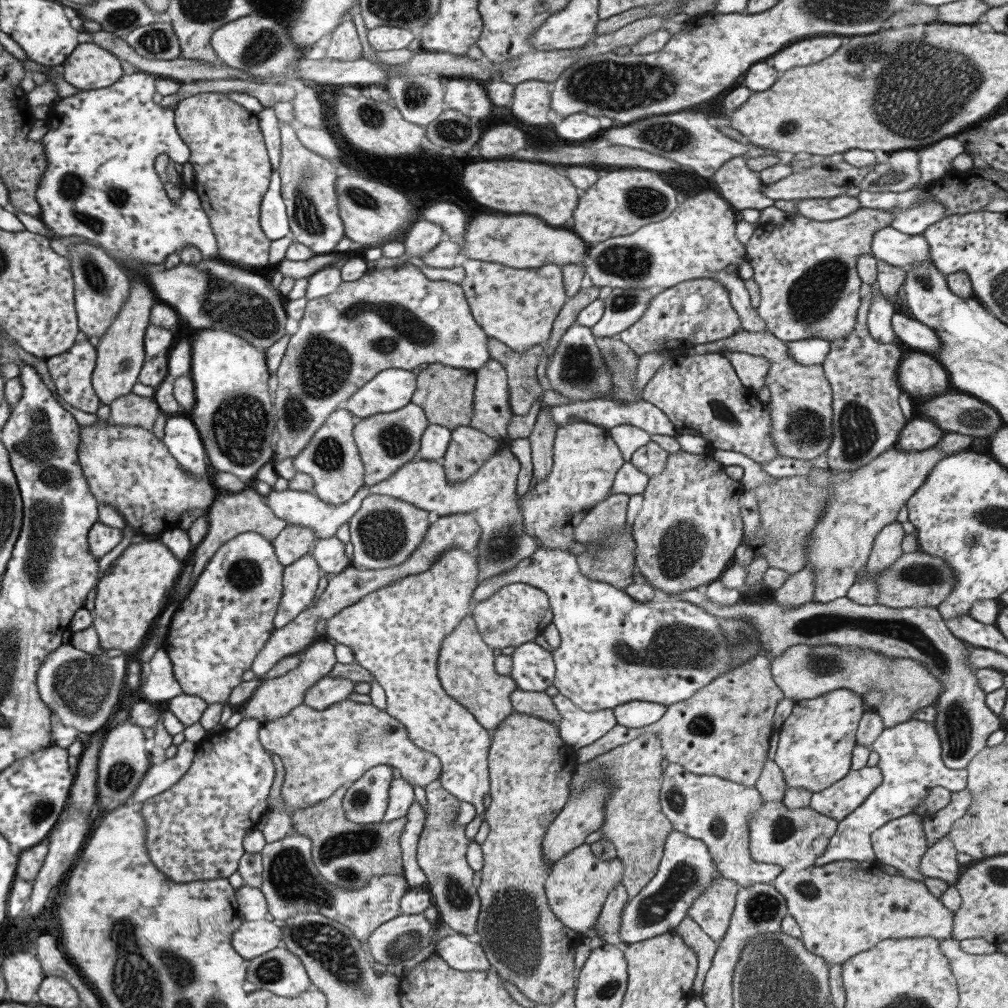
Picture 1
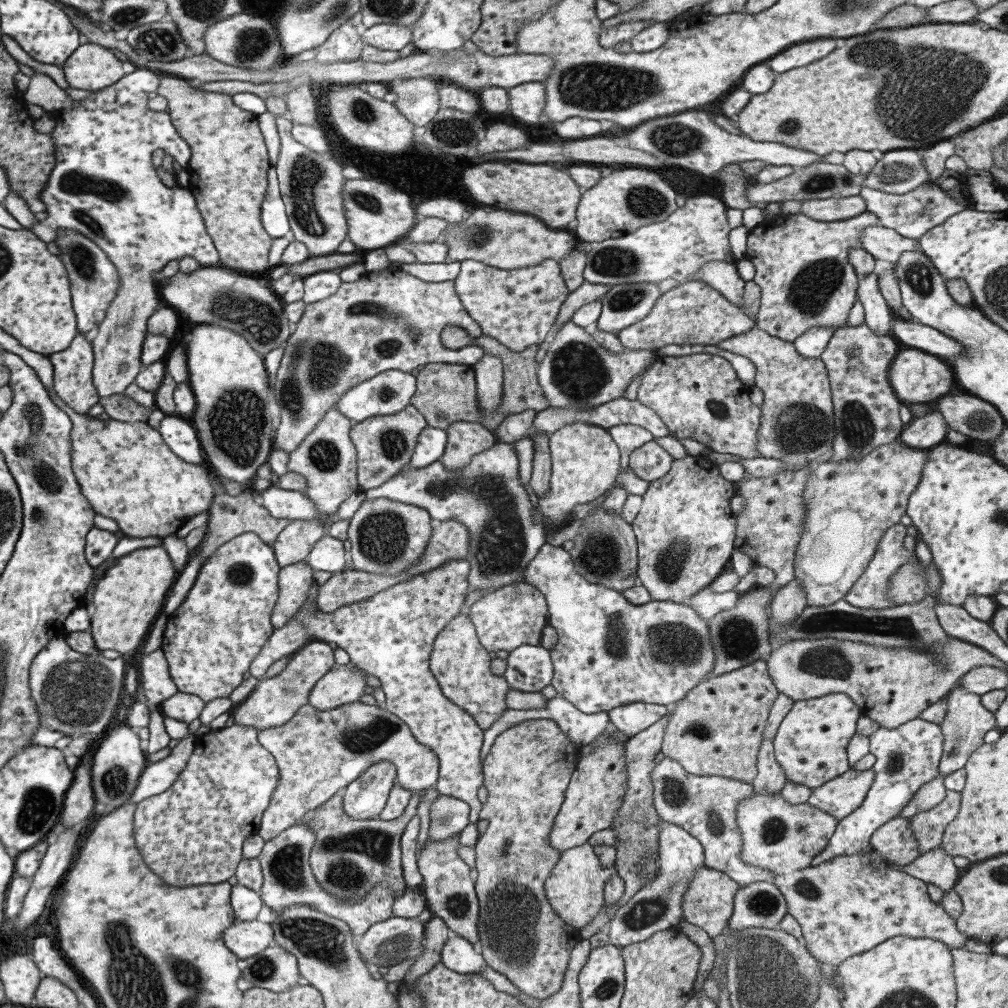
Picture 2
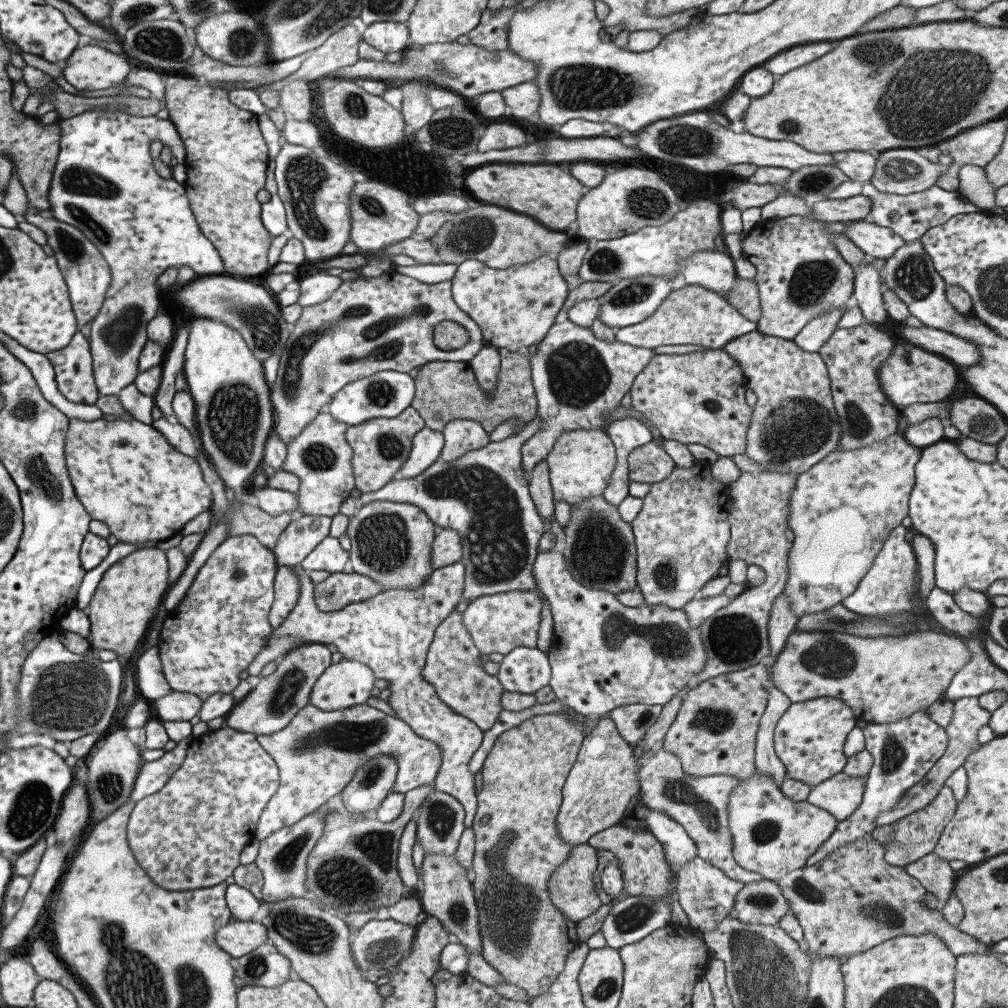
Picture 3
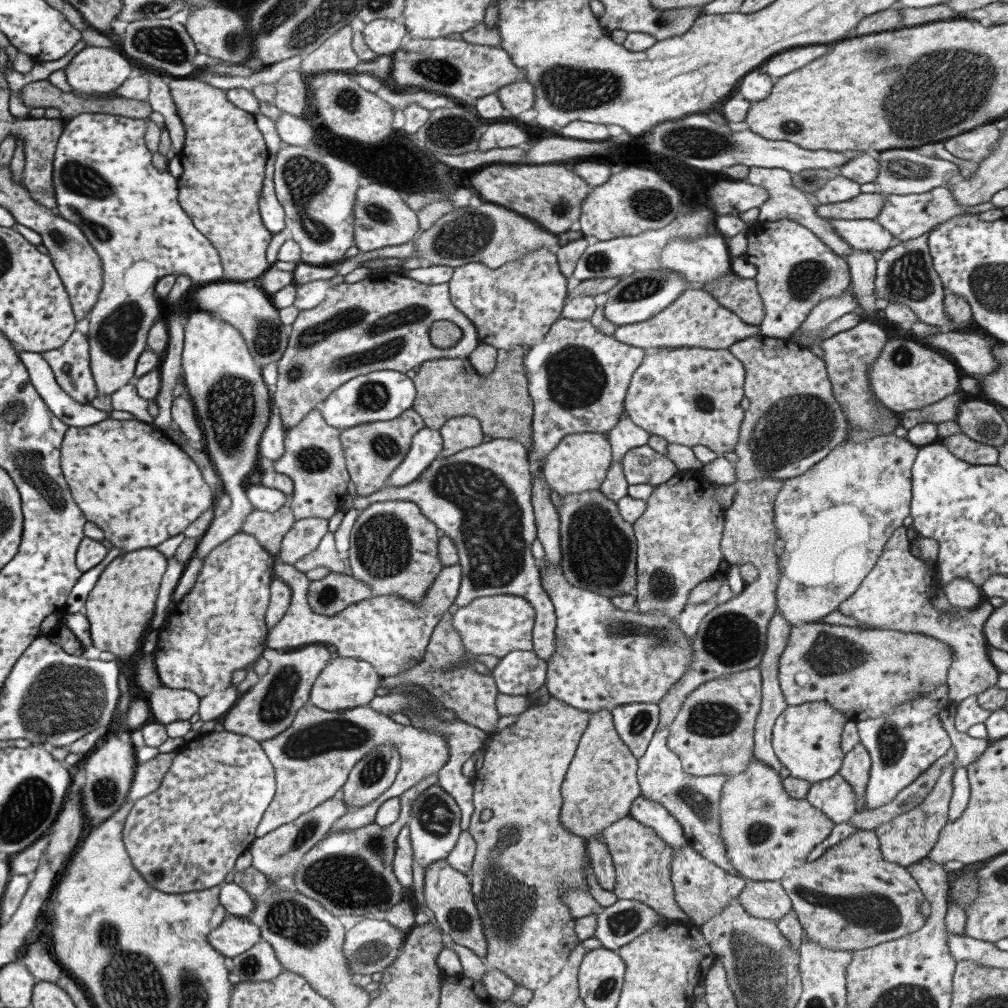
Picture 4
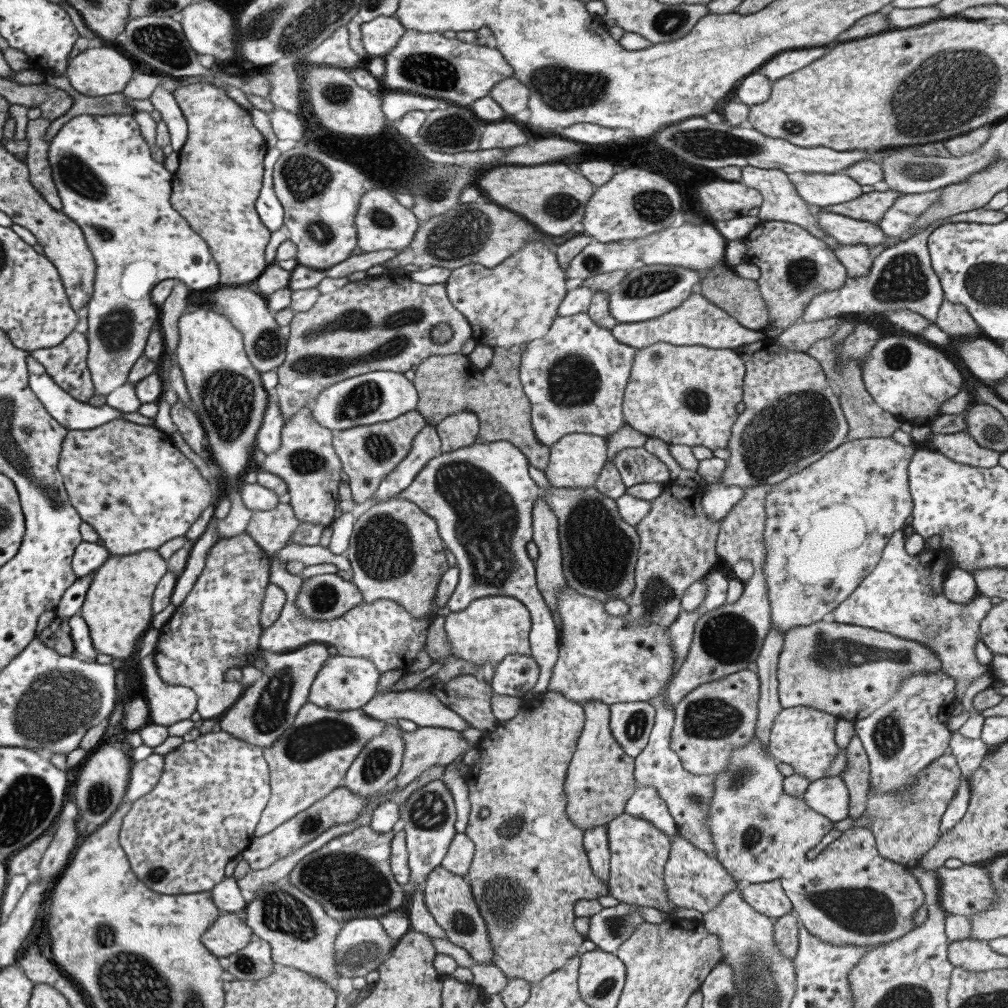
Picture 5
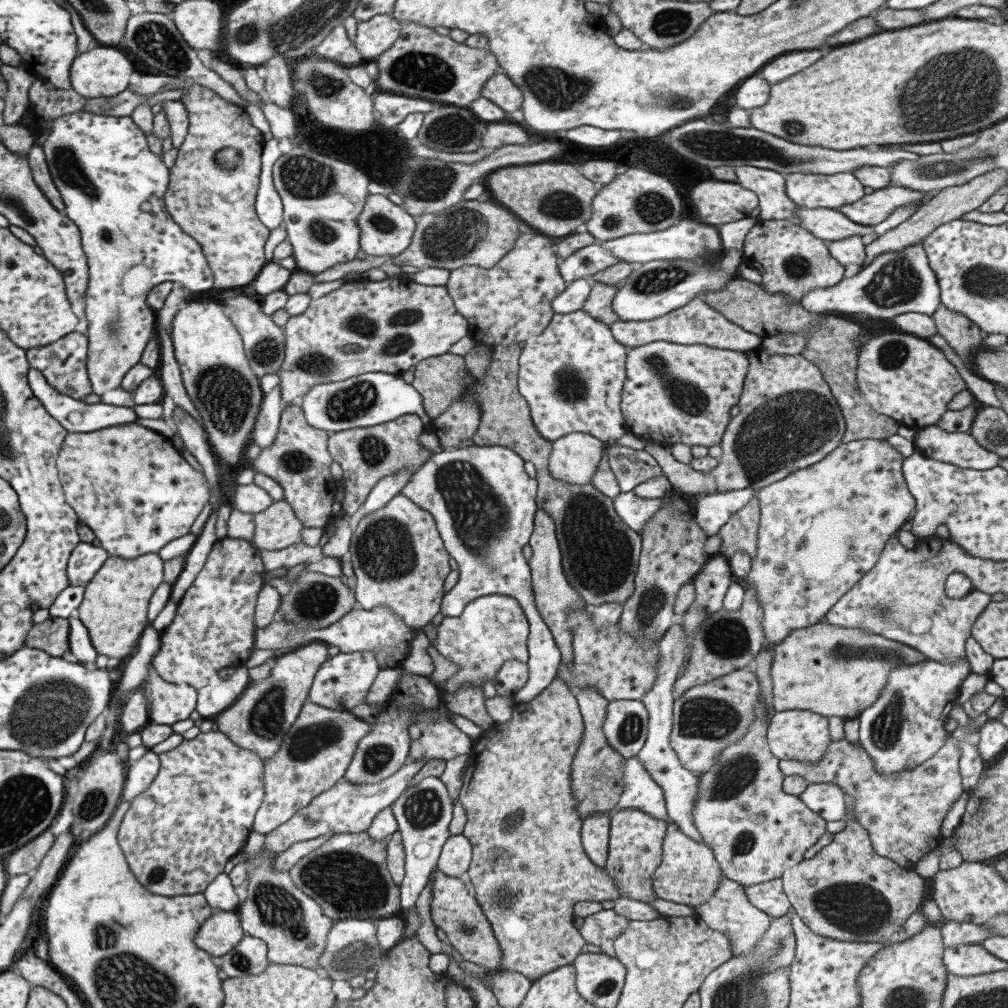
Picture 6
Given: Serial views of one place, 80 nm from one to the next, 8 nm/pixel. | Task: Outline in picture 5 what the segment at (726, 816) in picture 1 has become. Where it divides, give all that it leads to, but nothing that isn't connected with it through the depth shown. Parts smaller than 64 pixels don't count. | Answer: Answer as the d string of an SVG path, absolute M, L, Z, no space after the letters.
M666 686L660 690L660 693L655 698L651 698L647 702L647 704L653 706L655 717L653 717L653 727L651 728L651 733L649 734L645 747L634 758L634 782L641 786L650 786L656 790L656 795L665 803L669 814L673 817L679 837L687 840L693 847L715 856L716 851L713 848L713 844L711 844L711 834L709 834L708 827L708 808L714 793L713 777L711 775L691 775L680 766L678 756L669 749L670 732L674 722L674 711L671 711L669 705L665 703L665 693Z

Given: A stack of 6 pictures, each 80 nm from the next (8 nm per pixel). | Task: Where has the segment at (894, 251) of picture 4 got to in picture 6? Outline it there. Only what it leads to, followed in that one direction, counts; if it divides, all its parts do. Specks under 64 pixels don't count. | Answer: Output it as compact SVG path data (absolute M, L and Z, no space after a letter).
M921 242L901 252L885 252L855 275L842 278L837 285L807 291L799 304L813 316L832 314L865 314L869 318L891 318L903 313L931 317L940 305L939 288L934 272L927 264Z

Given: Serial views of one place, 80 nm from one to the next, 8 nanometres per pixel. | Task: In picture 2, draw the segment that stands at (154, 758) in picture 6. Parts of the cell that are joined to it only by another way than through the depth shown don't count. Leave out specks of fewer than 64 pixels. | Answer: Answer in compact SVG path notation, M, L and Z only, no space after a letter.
M194 735L181 738L167 757L158 762L147 762L128 801L136 804L144 798L167 790L176 781L177 775L185 769L195 740Z

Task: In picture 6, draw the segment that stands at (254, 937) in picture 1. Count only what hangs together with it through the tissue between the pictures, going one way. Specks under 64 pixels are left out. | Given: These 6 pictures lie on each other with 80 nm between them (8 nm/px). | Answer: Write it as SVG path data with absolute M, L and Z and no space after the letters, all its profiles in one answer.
M213 910L210 917L197 929L193 942L211 956L223 956L243 935L235 912Z

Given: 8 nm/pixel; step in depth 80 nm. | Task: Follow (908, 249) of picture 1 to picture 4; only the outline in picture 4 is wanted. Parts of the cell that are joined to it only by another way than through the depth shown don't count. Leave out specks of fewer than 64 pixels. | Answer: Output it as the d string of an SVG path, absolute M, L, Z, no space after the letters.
M827 220L843 242L855 251L883 253L891 248L891 234L874 220Z

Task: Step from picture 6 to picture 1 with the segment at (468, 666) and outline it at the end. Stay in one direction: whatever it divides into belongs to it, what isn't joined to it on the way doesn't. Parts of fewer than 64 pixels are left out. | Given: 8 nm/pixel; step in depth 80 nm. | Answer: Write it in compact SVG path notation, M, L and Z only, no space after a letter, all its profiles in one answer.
M506 584L485 600L472 604L470 615L486 645L494 648L519 646L531 642L535 636L541 635L543 628L551 624L552 612L547 595L530 584Z

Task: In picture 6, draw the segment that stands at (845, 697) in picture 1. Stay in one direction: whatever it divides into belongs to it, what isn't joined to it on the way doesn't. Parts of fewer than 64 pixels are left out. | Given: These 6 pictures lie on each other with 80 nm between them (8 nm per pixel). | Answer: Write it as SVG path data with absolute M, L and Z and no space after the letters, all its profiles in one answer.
M801 710L774 712L766 730L766 740L771 754L778 760L795 760L815 765L824 754L830 738L827 732L827 717Z

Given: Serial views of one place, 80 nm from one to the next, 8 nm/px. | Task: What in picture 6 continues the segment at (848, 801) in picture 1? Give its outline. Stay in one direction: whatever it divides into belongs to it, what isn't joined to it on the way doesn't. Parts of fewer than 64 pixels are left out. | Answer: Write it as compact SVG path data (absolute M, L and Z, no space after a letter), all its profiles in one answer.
M833 783L808 784L798 796L809 810L826 821L836 821L846 814L846 796Z

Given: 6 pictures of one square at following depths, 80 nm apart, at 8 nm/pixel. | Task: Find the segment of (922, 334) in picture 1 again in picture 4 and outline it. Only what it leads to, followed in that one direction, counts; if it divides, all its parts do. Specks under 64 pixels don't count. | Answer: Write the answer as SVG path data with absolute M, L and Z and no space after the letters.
M943 330L932 335L916 336L915 340L929 348L945 350L955 361L956 367L972 374L977 380L997 370L997 361L990 350L992 346L981 334Z

